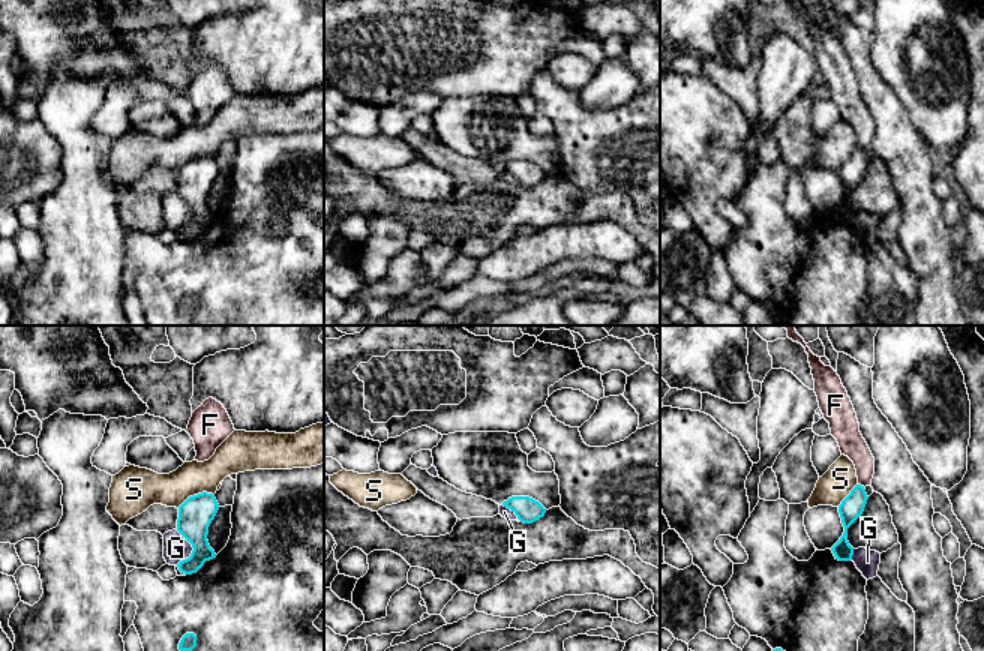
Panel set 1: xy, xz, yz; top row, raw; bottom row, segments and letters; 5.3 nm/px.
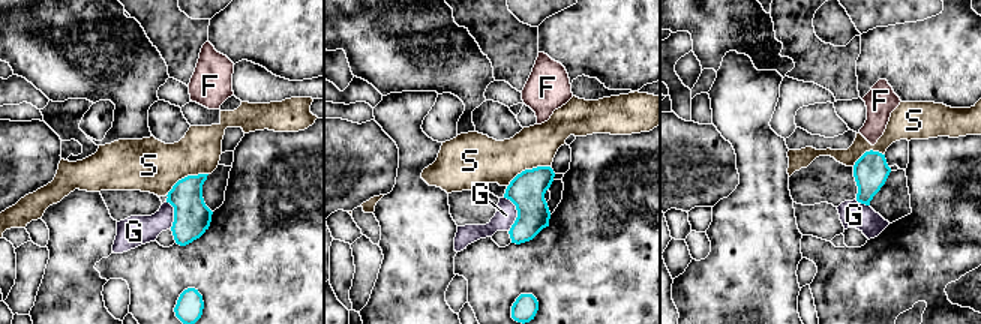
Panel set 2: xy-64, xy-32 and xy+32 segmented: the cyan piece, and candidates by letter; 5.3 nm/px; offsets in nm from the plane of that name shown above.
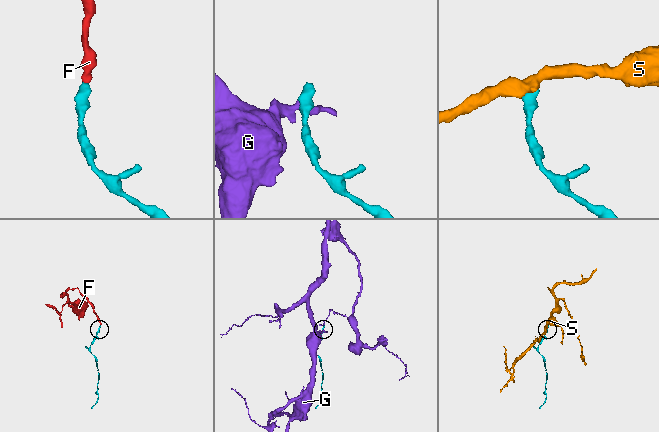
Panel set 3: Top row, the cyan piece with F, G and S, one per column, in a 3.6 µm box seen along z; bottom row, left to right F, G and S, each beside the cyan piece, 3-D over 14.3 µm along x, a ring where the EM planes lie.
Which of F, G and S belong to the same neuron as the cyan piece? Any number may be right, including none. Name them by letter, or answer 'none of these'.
F

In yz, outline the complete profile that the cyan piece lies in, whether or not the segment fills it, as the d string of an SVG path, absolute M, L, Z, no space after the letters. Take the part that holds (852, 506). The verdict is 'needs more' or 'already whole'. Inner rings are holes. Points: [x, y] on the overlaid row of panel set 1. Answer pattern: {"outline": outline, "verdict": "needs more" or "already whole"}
{"outline": "M795 326L782 327L788 330L789 339L806 348L819 408L830 423L831 435L837 440L842 454L848 456L856 470L858 484L838 506L844 532L831 548L836 560L850 561L854 548L848 542L848 528L862 514L867 504L868 496L864 488L872 486L874 458L860 432L856 412L837 372L831 366L825 366L820 357L810 351L804 339L796 333Z", "verdict": "needs more"}

